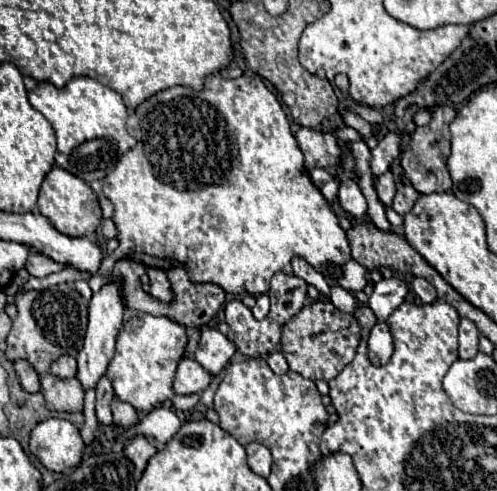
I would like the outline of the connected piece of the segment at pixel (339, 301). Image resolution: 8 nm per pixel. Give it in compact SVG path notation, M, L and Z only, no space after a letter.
M338 284L330 286L330 302L338 310L342 310L342 312L354 312L356 310L356 298L354 298L354 294L348 292L348 290L344 290Z

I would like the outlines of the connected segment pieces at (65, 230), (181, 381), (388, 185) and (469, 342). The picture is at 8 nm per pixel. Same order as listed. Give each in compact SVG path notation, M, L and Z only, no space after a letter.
M54 166L42 182L40 196L38 196L38 212L46 216L58 232L72 238L90 236L102 224L102 212L92 188L84 184L80 178L68 174L66 170L60 170L58 166Z
M184 358L178 364L176 376L174 376L174 392L176 394L196 394L202 392L210 384L212 376L208 370L204 370L202 364L198 364L194 358Z
M390 172L382 174L382 176L376 180L376 192L378 192L378 198L382 200L382 204L384 204L386 208L392 206L392 200L394 200L394 192L396 192L396 188L394 188L394 178L392 178Z
M462 318L460 320L460 346L458 346L458 356L462 360L468 360L468 358L474 358L476 352L478 352L478 330L476 330L476 324Z

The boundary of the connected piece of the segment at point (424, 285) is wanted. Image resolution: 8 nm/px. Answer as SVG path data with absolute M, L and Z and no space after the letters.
M414 276L410 282L410 288L416 292L416 296L422 302L434 302L436 300L436 288L426 280L426 278L418 278Z

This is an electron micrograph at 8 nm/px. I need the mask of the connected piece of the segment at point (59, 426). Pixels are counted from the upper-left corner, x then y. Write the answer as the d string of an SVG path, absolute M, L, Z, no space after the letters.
M50 418L36 424L30 432L30 452L44 468L64 472L80 464L84 442L72 422Z

